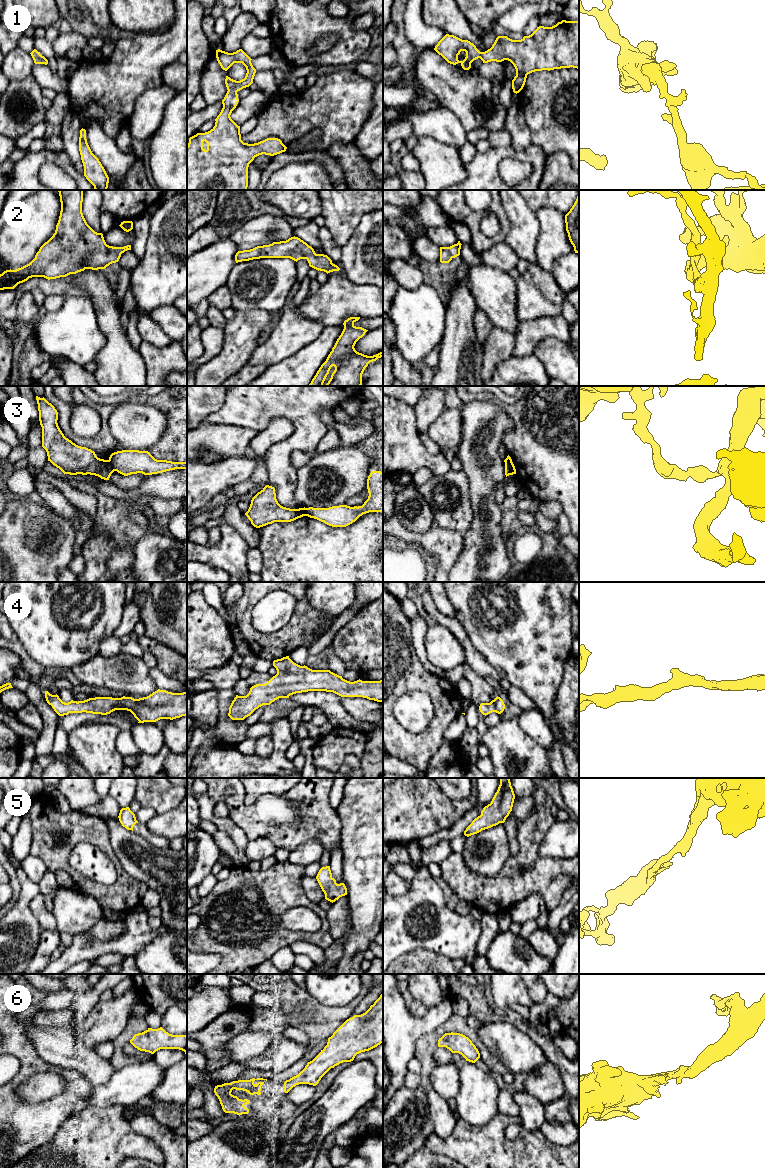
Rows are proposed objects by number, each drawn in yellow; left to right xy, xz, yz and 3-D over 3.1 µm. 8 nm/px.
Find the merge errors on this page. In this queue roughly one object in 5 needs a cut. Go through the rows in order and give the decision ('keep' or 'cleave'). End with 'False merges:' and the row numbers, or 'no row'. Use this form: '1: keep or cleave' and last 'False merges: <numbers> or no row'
1: keep
2: keep
3: cleave
4: keep
5: keep
6: keep
False merges: 3

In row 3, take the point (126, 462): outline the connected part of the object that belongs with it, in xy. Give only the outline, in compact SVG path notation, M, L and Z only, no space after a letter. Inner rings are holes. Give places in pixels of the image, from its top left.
M139 450L114 452L110 455L109 462L114 471L124 476L137 473L152 475L175 469L187 469L187 462L157 460L150 452Z

